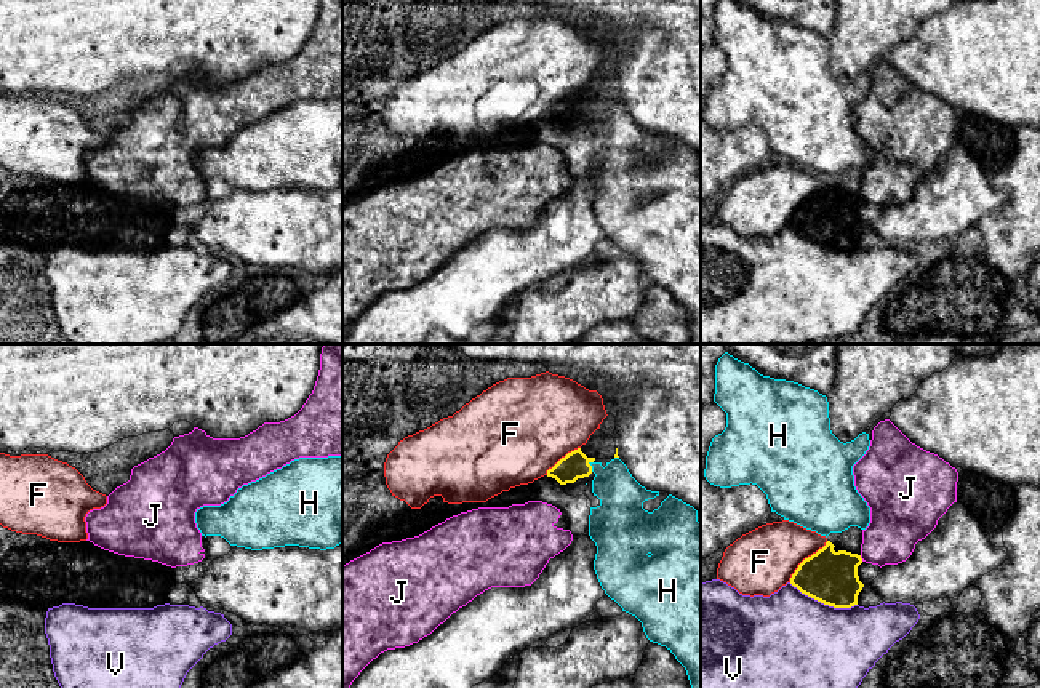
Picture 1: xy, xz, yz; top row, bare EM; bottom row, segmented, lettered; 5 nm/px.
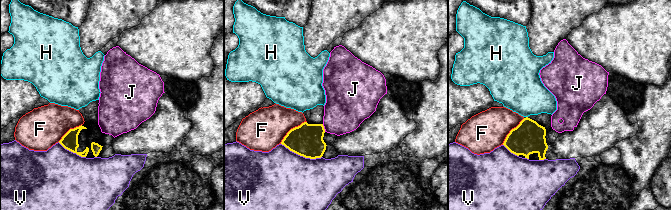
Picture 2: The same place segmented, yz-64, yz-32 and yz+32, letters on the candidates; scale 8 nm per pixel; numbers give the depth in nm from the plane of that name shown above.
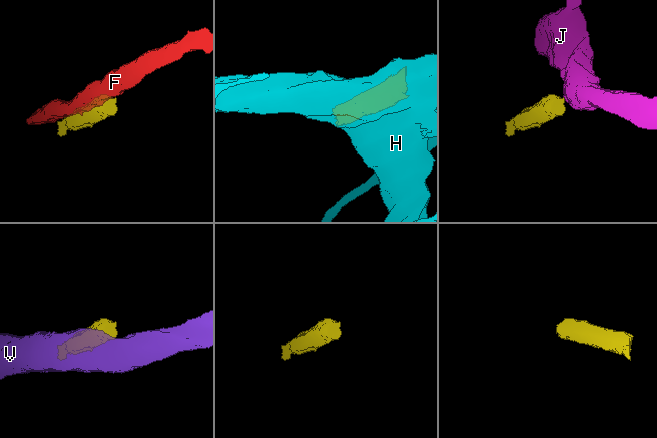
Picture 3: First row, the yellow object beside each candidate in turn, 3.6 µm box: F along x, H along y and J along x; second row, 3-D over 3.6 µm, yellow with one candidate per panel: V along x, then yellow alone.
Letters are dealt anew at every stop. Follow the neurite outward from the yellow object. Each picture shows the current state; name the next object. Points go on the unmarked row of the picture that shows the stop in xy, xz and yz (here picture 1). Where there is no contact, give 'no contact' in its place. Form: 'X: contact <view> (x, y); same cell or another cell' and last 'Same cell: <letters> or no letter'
F: contact yz (805, 200); another cell
H: contact xz (591, 108); another cell
J: contact yz (861, 200); another cell
V: contact yz (823, 244); another cell
Same cell: no letter

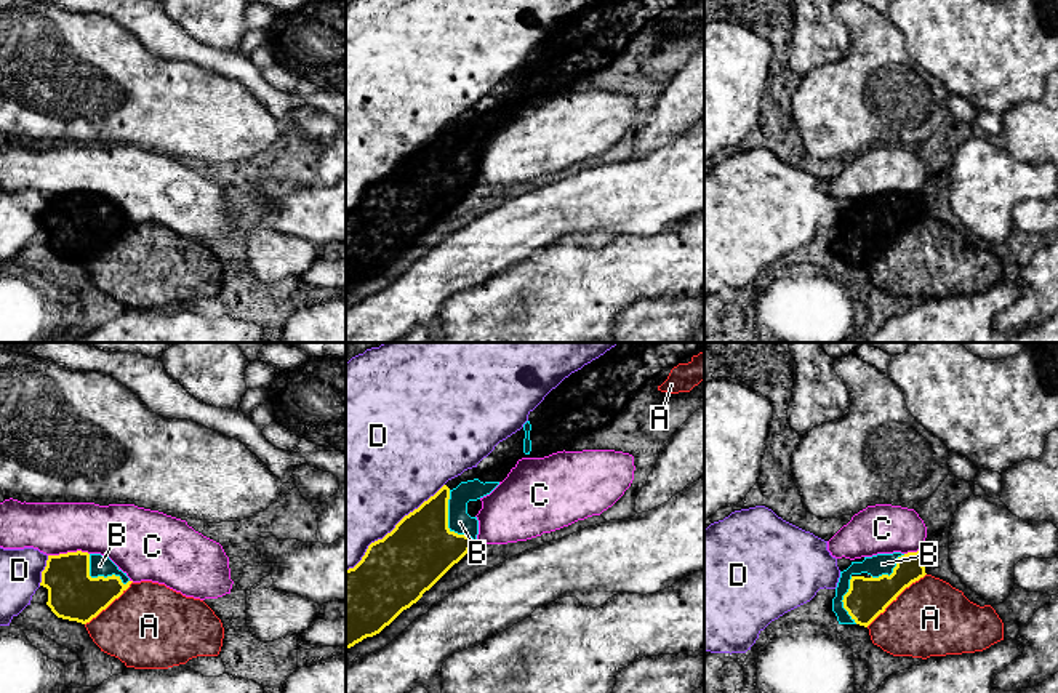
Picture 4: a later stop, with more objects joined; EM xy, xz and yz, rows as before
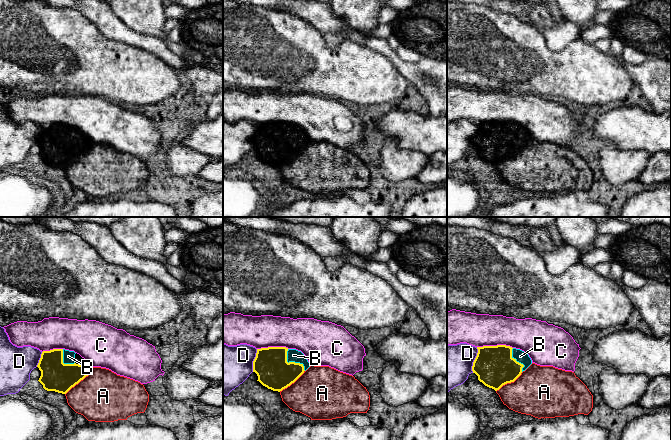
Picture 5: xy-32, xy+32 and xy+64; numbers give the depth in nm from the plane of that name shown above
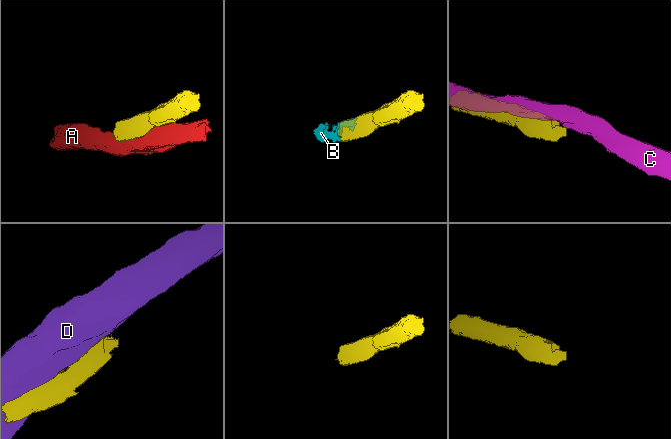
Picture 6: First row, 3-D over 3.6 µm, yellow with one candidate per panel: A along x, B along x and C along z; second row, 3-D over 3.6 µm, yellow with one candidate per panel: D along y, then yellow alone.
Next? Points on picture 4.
A: contact yz (895, 240); another cell
B: contact xz (447, 164); same cell
C: contact xy (68, 194); another cell
D: contact xz (394, 170); another cell
Same cell: B

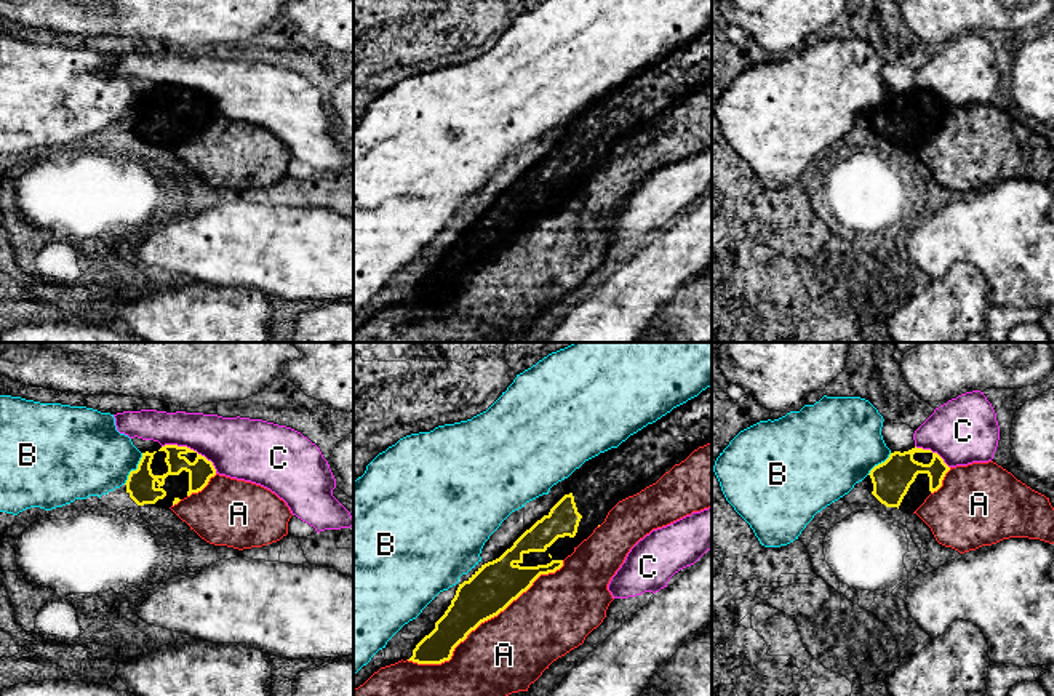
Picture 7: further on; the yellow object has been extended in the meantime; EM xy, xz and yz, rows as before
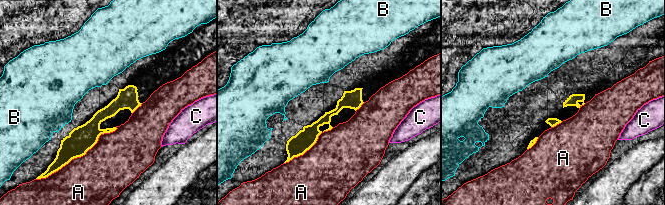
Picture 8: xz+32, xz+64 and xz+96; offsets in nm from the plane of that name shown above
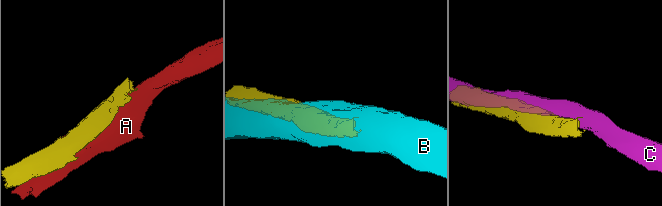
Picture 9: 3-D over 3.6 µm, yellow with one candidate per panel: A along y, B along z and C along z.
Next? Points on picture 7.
A: contact xz (483, 263); another cell
B: contact xy (136, 111); another cell
C: contact xy (192, 92); another cell
Same cell: no letter

